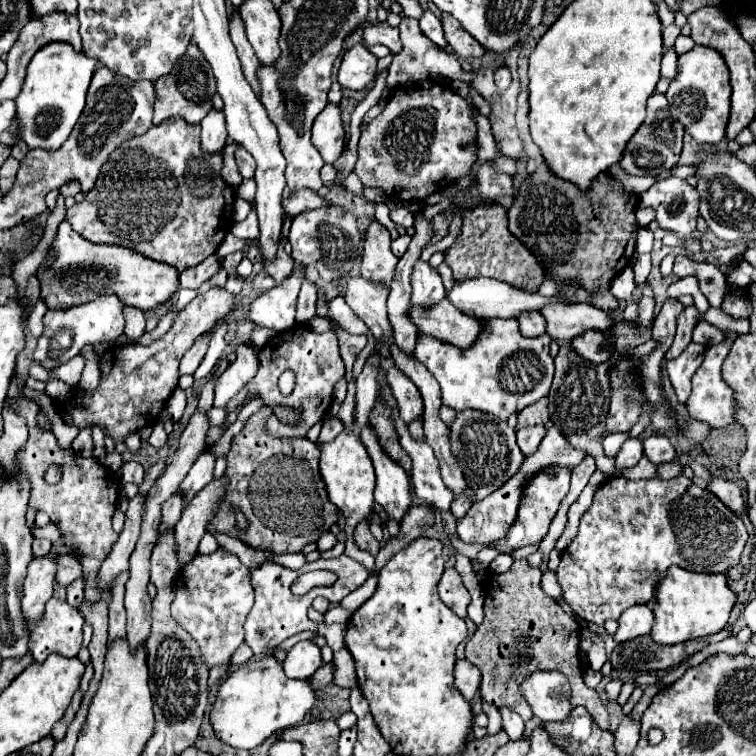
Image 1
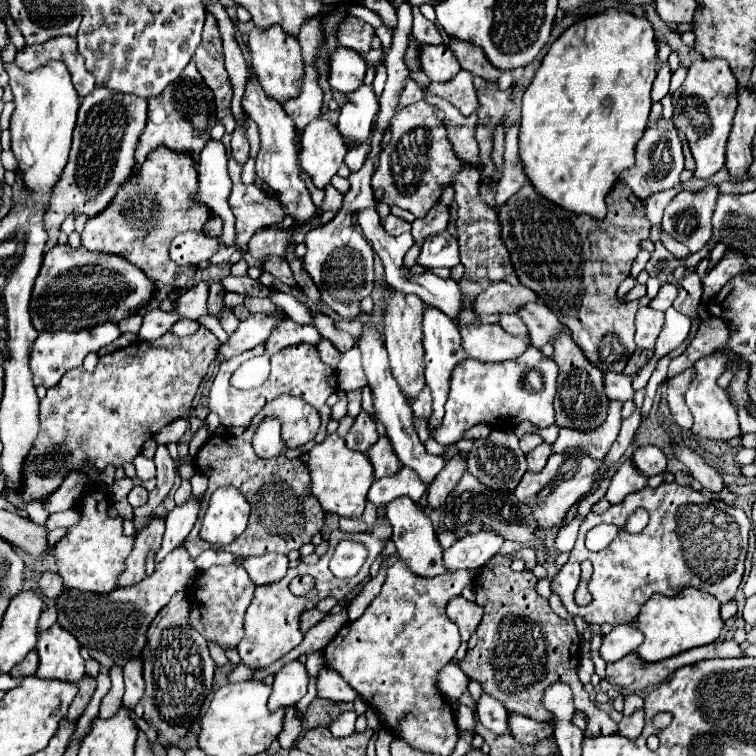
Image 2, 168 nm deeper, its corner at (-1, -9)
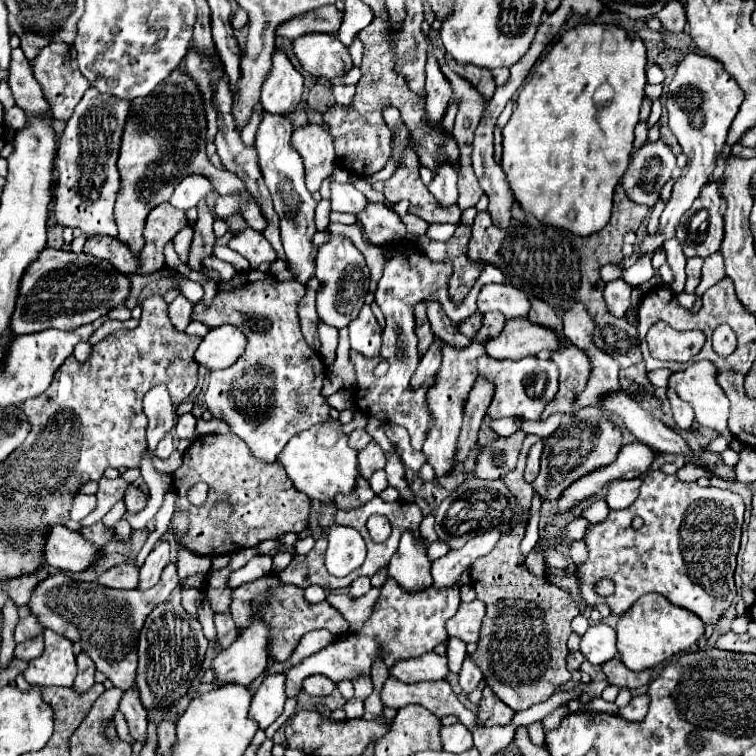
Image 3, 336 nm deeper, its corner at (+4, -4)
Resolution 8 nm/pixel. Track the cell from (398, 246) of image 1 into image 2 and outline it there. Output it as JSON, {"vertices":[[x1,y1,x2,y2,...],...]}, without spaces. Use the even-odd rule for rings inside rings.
{"vertices":[[447,230,437,236,427,236,417,260,421,266,429,268,453,268,459,264,457,238]]}

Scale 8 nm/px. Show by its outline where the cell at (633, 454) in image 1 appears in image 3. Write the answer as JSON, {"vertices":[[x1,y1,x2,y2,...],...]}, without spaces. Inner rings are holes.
{"vertices":[[614,479,612,483,608,483,608,493,606,493,606,503,610,509,626,509,634,503,634,499,638,497,638,489,642,485,642,479]]}

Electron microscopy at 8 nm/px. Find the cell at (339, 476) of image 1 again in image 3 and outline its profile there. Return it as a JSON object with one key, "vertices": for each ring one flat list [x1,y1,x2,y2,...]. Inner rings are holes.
{"vertices":[[326,421,308,431,298,433,288,441,284,451,278,455,278,461,284,465,294,487,306,493,310,499,320,503,332,503,338,493,350,495,356,489,358,471,358,451,348,447,348,437,340,429,338,421]]}

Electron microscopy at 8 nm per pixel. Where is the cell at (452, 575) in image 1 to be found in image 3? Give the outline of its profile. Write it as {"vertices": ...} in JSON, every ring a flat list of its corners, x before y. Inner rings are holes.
{"vertices":[[478,599,470,601,470,603,460,603,456,615,452,619,448,619,448,623,446,623,448,635,458,637,466,643,476,641,484,613,486,613,486,607]]}

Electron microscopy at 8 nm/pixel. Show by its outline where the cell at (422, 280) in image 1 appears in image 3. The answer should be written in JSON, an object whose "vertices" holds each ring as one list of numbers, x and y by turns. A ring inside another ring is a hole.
{"vertices":[[440,341,442,363,436,373,436,381,428,389,428,395,426,395,432,423,430,423,430,429,428,429,424,447,422,447,422,453,426,455,428,463,434,467,436,477,444,477,444,475,452,473,456,441,458,441,458,433,460,433,460,425,462,425,462,411,464,411,464,403,468,399,468,391,472,391,472,383,476,381,476,357,480,357,482,353,484,353,484,349,478,343,470,343,468,347,452,347,448,343]]}

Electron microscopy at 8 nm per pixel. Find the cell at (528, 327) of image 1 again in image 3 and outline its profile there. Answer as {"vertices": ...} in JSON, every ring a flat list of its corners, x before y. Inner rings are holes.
{"vertices":[[484,313,484,319,482,319,482,329,478,331,478,335,474,337,474,341,484,341,488,337,496,337,502,329,504,329,504,323,506,323,506,317,500,315,500,313]]}

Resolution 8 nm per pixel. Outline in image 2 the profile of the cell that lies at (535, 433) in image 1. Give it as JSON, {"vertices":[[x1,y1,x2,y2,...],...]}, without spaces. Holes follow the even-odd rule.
{"vertices":[[539,444,535,450,531,450,527,454,527,464,529,464,529,472,541,472,545,468,545,462,547,458,551,456,551,446,549,444]]}

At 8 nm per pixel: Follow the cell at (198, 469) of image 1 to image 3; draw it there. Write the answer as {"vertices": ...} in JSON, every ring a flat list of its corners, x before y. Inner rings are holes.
{"vertices":[[162,541,144,561,142,569,140,569,140,583,138,587,140,589,148,589,152,587,158,579,160,579,160,573,164,569,164,565,170,561,170,543,168,541]]}

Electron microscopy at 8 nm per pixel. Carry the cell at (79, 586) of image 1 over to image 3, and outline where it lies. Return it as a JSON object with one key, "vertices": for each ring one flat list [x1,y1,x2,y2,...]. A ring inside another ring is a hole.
{"vertices":[[28,613,26,617,22,617,22,619,18,621,18,625,16,625,16,629,14,629,14,639,16,639,16,643,20,643,20,641,24,641,24,639,30,639,30,637,40,635,42,631,44,631,44,627,42,627,42,623,38,621,38,617,36,617,34,613]]}

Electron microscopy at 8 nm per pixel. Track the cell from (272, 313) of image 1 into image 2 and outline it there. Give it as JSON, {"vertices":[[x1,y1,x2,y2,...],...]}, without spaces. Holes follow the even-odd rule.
{"vertices":[[251,314,247,320,243,320,237,326,237,330,229,336,229,340,219,346,217,358,221,362,225,362,225,360,229,360,233,356,243,354,245,350,255,348,257,344,261,344,261,342,265,342,269,338,269,334,277,326,277,322,281,322,281,316]]}

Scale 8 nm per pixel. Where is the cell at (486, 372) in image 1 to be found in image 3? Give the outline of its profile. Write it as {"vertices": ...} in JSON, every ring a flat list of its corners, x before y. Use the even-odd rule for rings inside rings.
{"vertices":[[482,355,476,363,478,363,478,377,484,375,484,379,492,379,492,383,496,385,492,403,488,407,488,415,492,419,516,417,516,419,534,419,534,421,538,421,542,417,546,405,558,393,558,367,554,365,554,361,542,361,538,357,524,357,520,361,496,361,496,359,488,357,488,355]]}

